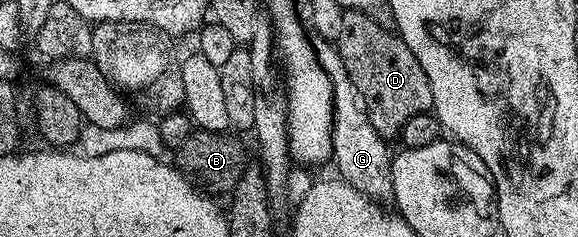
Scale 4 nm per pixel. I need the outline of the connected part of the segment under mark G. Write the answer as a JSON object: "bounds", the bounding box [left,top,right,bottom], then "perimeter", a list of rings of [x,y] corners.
{"bounds":[315,39,393,202],"perimeter":[[[318,39],[315,44],[317,60],[322,70],[333,83],[333,154],[332,163],[337,163],[336,175],[345,183],[355,186],[369,200],[389,202],[393,199],[393,156],[386,137],[379,135],[367,115],[367,102],[359,94],[359,86],[351,82],[343,66],[341,56],[330,41]]]}

